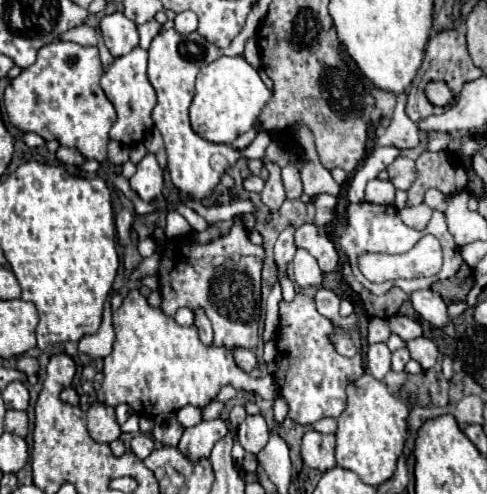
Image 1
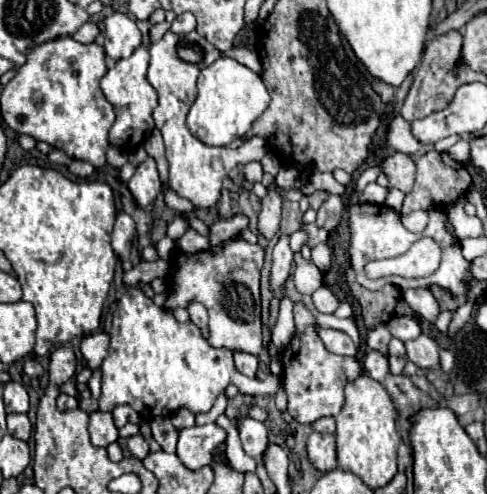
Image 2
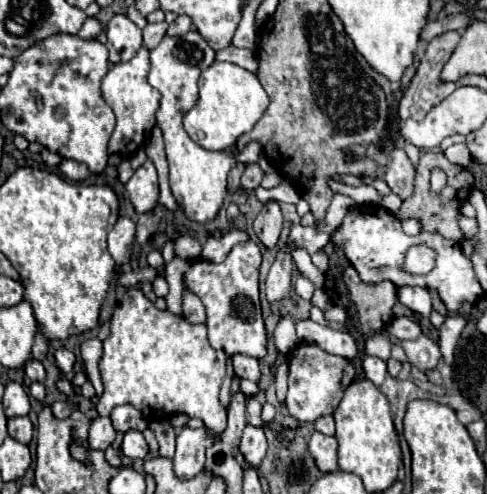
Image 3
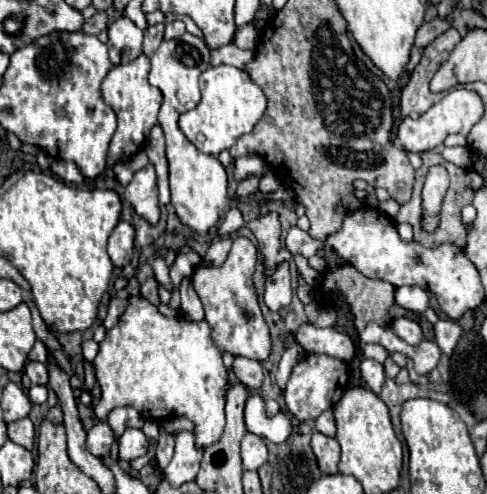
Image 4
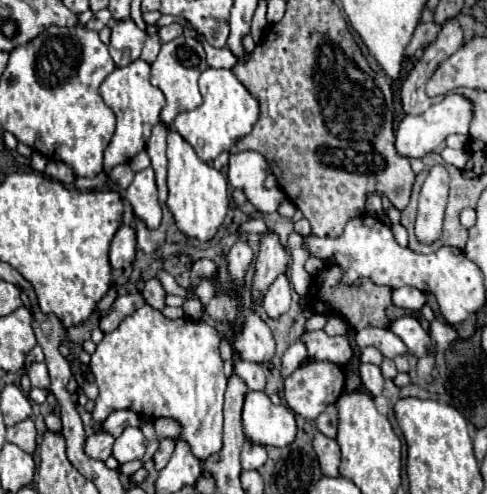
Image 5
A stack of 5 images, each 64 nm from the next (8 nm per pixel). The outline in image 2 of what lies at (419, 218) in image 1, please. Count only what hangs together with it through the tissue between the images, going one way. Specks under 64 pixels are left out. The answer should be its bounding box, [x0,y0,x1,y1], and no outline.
[402,210,428,232]

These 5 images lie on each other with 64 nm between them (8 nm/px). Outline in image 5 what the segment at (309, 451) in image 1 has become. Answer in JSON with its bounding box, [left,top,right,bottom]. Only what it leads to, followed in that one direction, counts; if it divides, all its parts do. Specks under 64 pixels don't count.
[314,432,340,476]

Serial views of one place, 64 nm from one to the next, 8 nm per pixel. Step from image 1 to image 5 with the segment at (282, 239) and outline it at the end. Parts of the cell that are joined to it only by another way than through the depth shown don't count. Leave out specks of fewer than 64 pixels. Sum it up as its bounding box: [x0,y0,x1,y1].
[262,276,290,318]

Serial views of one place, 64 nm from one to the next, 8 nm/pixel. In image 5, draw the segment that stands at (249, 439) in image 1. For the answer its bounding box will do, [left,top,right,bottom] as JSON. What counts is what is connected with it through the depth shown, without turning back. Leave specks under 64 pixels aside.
[242,440,266,470]

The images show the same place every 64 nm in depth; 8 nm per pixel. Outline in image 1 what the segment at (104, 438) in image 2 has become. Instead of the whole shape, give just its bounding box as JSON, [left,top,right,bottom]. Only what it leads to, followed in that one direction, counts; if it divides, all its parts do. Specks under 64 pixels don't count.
[88,402,120,442]

